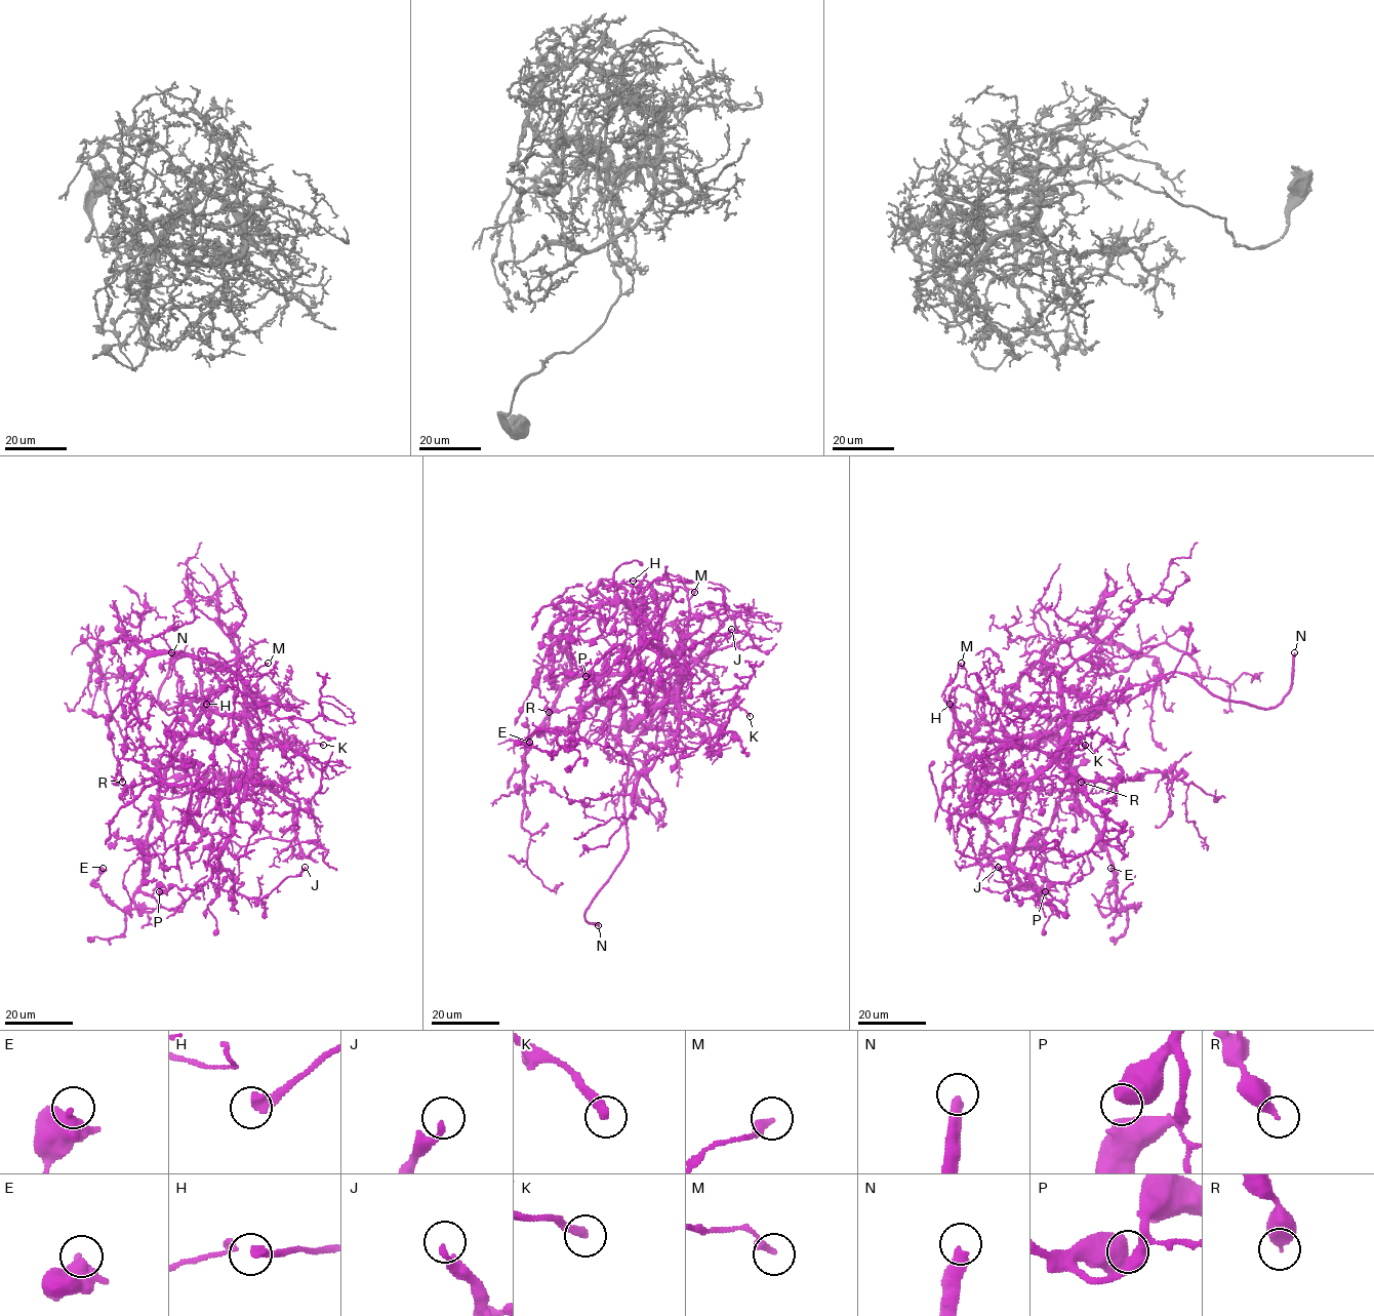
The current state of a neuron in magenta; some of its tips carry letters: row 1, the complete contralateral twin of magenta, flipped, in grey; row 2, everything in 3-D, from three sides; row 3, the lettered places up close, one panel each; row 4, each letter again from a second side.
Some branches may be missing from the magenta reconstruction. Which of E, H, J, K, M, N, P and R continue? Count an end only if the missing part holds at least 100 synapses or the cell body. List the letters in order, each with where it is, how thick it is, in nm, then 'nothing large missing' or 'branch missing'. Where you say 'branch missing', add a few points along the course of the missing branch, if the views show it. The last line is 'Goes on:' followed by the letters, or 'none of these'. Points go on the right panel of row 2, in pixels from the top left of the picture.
E: at (1110, 868); 440 nm thick; nothing large missing
H: at (950, 704); 240 nm thick; nothing large missing
J: at (998, 867); 200 nm thick; nothing large missing
K: at (1085, 745); 320 nm thick; nothing large missing
M: at (961, 663); 280 nm thick; nothing large missing
N: at (1294, 652); 400 nm thick; branch missing; missing branch runs (1294, 652), (1297, 634), (1284, 602), (1285, 551), (1293, 543), (1304, 540), (1330, 507)
P: at (1045, 891); 700 nm thick; nothing large missing
R: at (1081, 782); 460 nm thick; nothing large missing
Goes on: N

